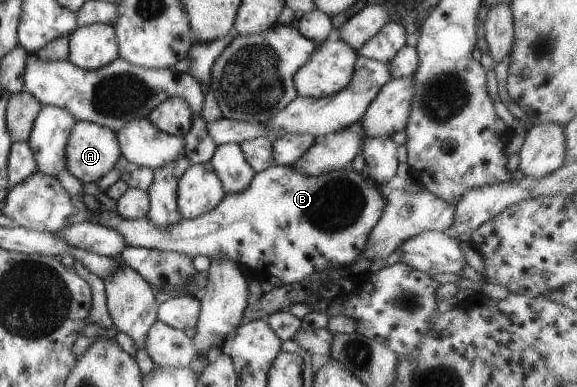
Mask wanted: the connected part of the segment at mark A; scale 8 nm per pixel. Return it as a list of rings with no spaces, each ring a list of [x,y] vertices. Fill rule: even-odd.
[[[86,121],[72,126],[66,140],[66,169],[82,185],[106,175],[120,156],[114,131]]]

